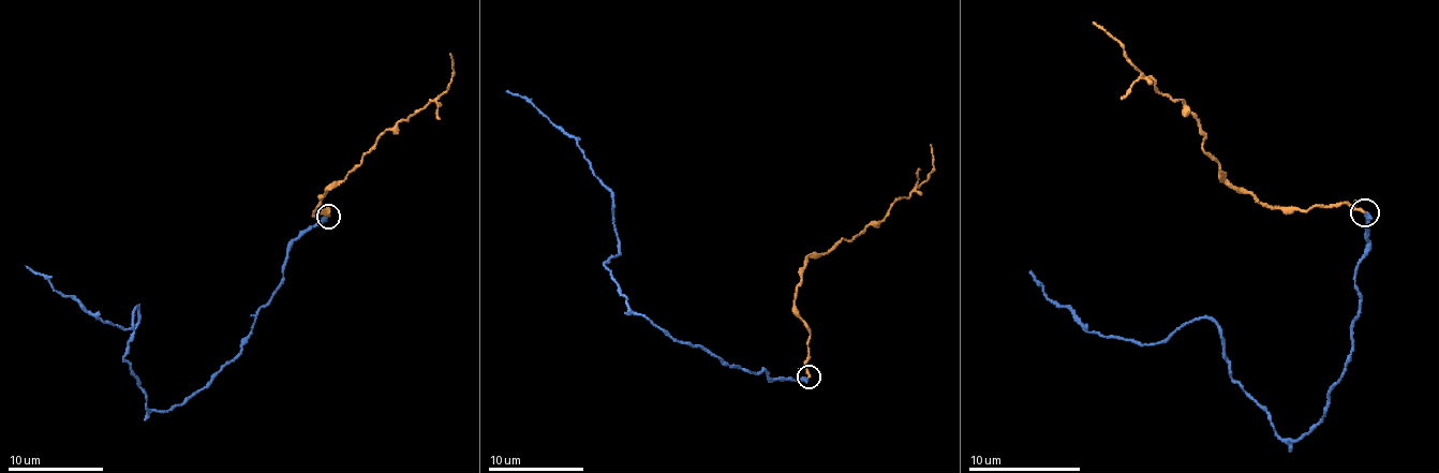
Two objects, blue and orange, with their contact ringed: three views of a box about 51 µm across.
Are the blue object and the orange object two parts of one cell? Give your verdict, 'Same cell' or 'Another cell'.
Same cell

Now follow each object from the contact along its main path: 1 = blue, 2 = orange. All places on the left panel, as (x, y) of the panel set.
1: (328, 217), (292, 244), (249, 339), (158, 411), (124, 358), (138, 308), (131, 327), (103, 322), (26, 265)
2: (328, 217), (328, 207), (313, 212), (321, 197), (385, 131), (447, 87), (450, 54)

